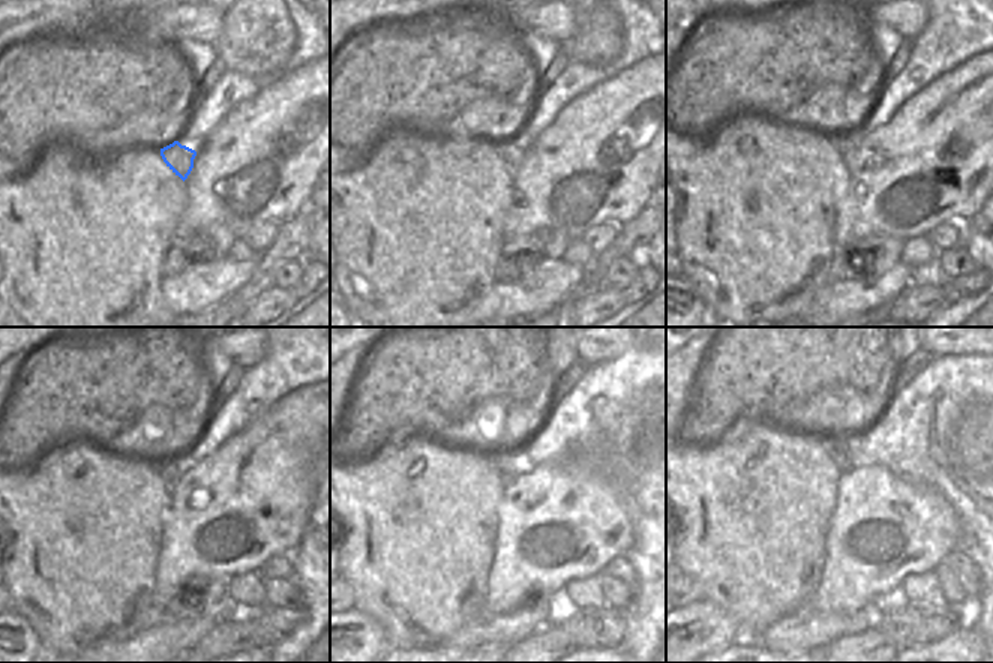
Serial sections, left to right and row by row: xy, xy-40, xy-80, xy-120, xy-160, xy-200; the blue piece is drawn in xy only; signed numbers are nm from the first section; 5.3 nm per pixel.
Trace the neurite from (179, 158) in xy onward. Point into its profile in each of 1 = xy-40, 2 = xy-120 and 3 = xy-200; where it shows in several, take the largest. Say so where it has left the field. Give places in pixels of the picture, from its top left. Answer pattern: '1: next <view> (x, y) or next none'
1: next xy-40 (512, 153)
2: next xy-120 (171, 473)
3: next xy-200 (837, 452)

